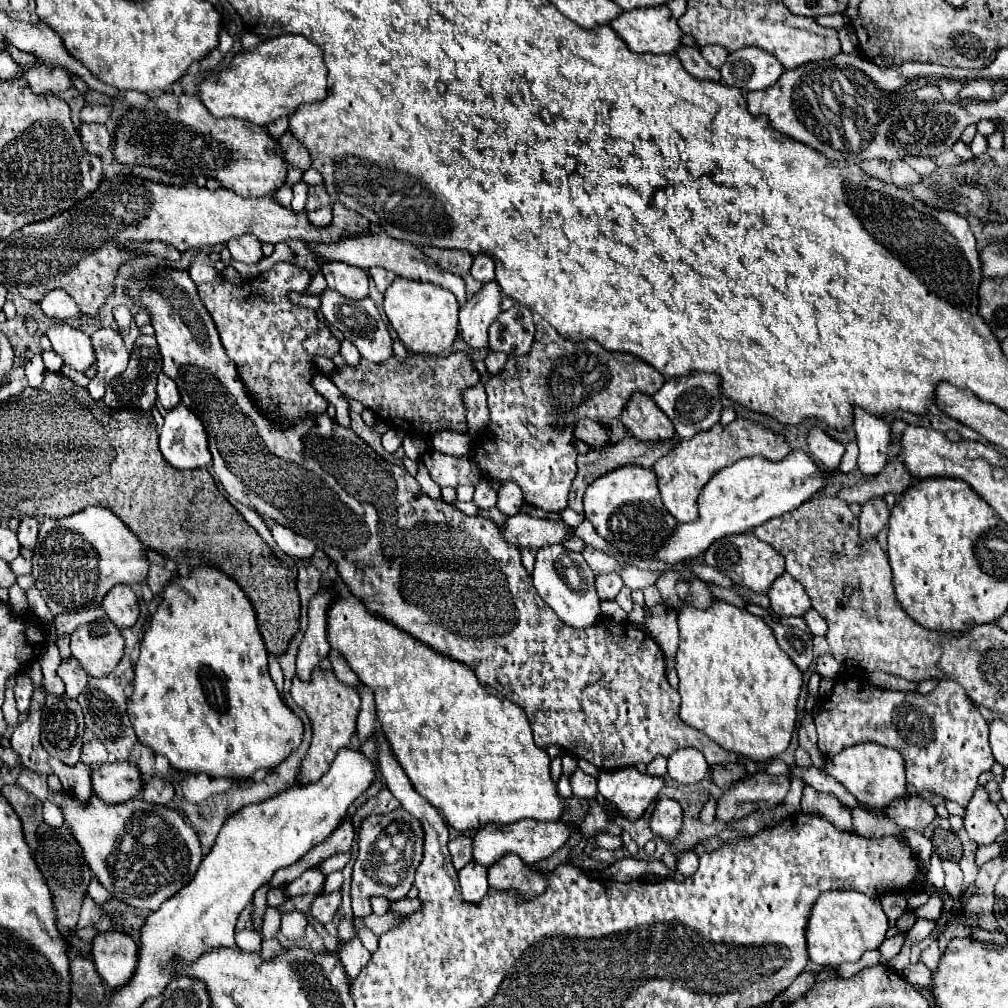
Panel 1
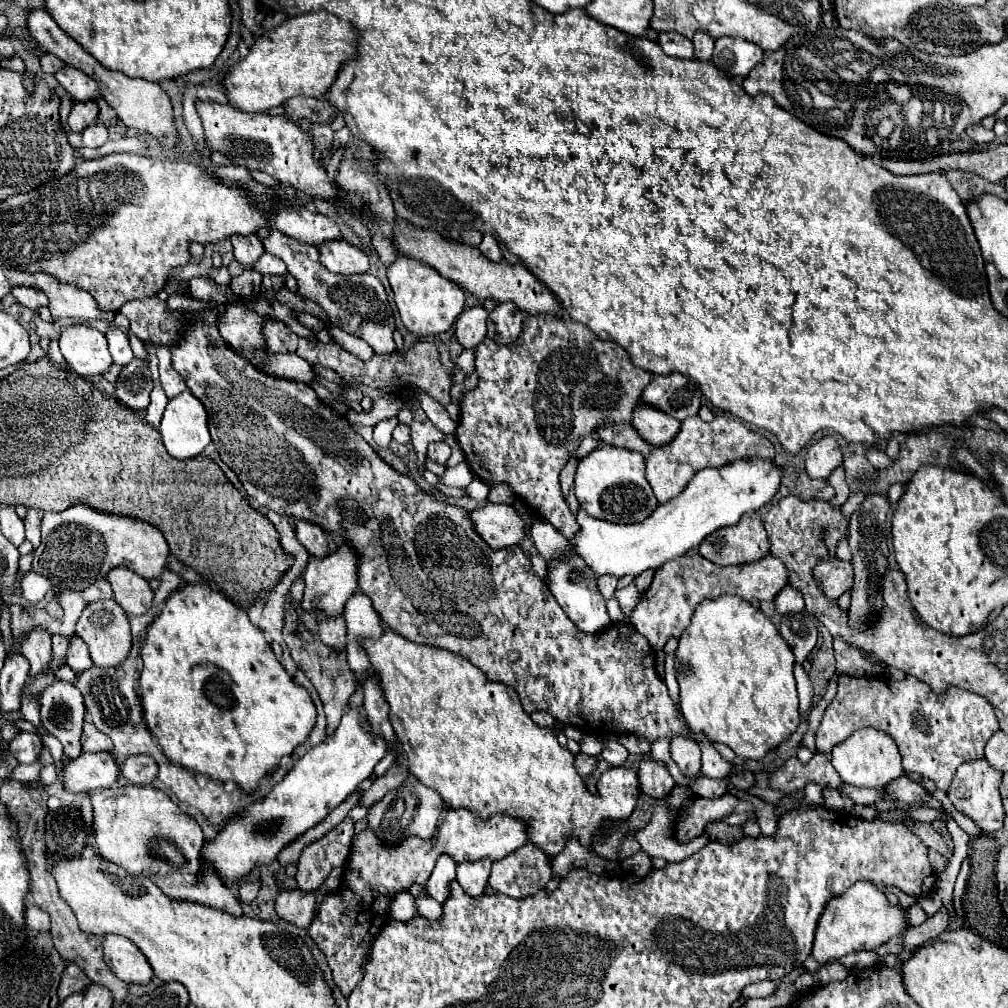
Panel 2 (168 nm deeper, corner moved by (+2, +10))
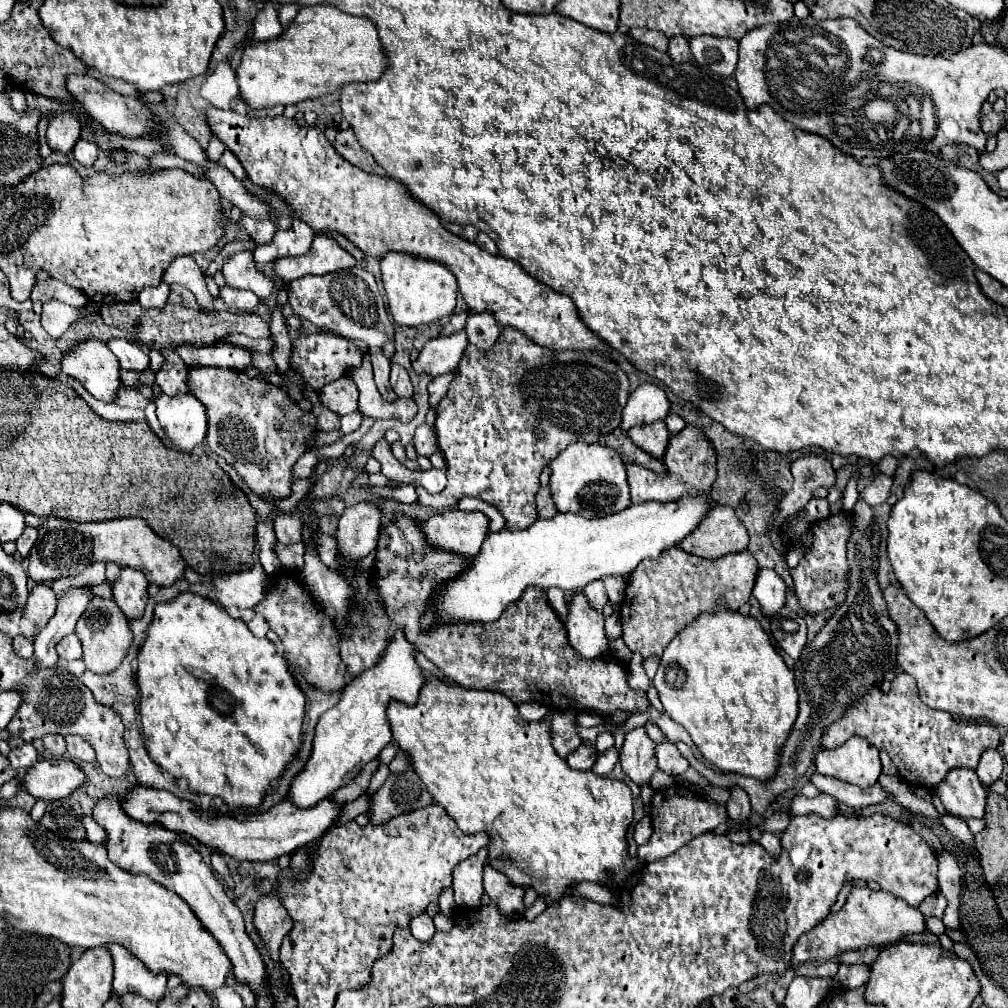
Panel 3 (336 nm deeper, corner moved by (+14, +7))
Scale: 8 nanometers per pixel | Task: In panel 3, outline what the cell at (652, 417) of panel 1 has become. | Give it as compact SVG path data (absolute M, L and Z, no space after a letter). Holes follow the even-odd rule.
M656 421L654 425L636 425L628 429L628 437L652 457L662 457L668 445L668 429L664 421Z

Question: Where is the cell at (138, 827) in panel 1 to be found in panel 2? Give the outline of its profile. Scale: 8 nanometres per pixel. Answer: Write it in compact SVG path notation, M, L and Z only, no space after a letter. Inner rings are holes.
M128 784L92 792L90 798L94 806L94 838L100 856L132 874L150 878L170 898L212 906L230 916L244 914L240 900L224 886L216 870L202 870L204 834L198 822L184 814L162 790L150 784Z

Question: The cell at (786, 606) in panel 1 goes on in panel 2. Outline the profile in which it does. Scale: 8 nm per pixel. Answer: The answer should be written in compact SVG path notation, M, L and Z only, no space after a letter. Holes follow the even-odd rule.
M692 550L676 560L668 560L656 570L654 580L650 588L642 594L642 600L634 608L630 622L656 652L662 652L668 638L678 638L688 628L694 608L702 600L708 598L714 600L722 594L740 596L748 602L774 600L776 592L780 592L784 584L788 584L786 566L782 564L782 560L776 560L772 554L766 554L758 562L748 562L740 566L718 566L700 556L696 550Z

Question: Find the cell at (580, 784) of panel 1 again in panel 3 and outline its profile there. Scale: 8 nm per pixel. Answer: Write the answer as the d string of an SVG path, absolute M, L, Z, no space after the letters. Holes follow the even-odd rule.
M580 745L576 751L572 751L568 757L566 757L566 761L568 761L568 765L572 767L572 769L576 769L576 771L590 771L592 769L592 765L594 765L594 761L596 761L596 757L598 757L598 753L590 747L590 745Z

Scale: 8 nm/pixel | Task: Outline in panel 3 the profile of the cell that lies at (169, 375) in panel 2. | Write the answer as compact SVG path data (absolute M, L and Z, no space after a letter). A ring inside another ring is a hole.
M164 349L164 367L156 373L156 385L166 395L186 393L186 373L188 365L172 349Z

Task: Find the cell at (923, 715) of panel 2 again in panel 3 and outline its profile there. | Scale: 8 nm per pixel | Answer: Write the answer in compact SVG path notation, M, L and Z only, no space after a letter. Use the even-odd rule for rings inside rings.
M906 673L896 675L888 693L872 687L862 695L862 699L852 701L846 707L842 719L824 729L820 747L834 749L854 735L860 735L876 745L880 751L886 751L896 763L904 781L928 789L934 789L954 767L974 769L978 765L980 753L988 747L998 747L1000 741L996 727L988 721L956 719L950 711L936 711L926 707L918 699L914 679Z

